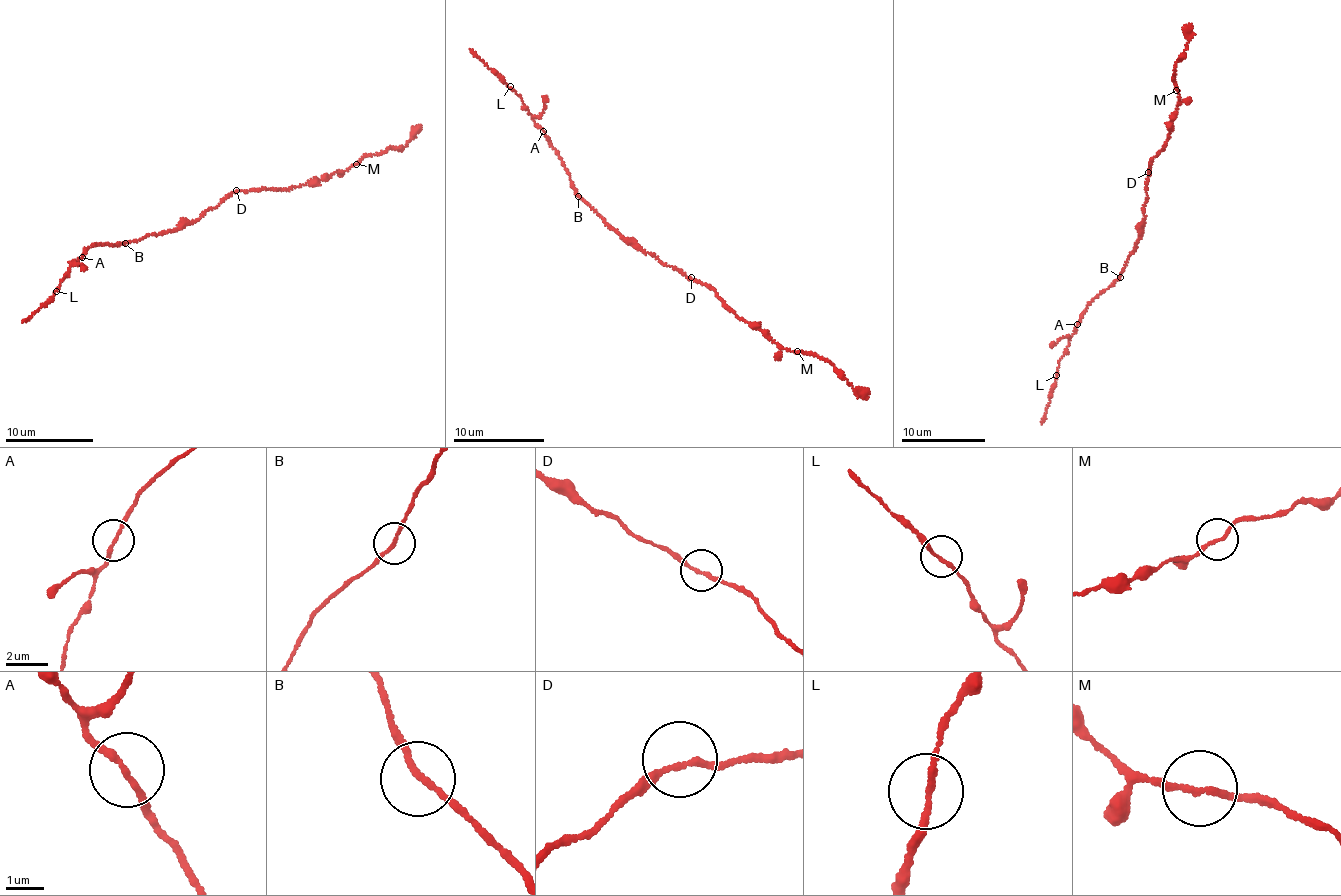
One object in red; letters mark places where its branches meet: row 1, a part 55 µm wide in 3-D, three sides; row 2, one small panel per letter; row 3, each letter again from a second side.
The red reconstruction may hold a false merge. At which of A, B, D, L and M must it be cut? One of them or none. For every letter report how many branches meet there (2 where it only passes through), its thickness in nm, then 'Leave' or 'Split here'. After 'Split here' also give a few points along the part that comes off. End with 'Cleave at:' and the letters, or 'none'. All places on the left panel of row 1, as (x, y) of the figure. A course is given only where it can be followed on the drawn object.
A: Branches: 2. Thickness 160 nm. Leave
B: Branches: 2. Thickness 150 nm. Leave
D: Branches: 2. Thickness 160 nm. Leave
L: Branches: 2. Thickness 160 nm. Leave
M: Branches: 2. Thickness 150 nm. Leave
Cleave at: none

